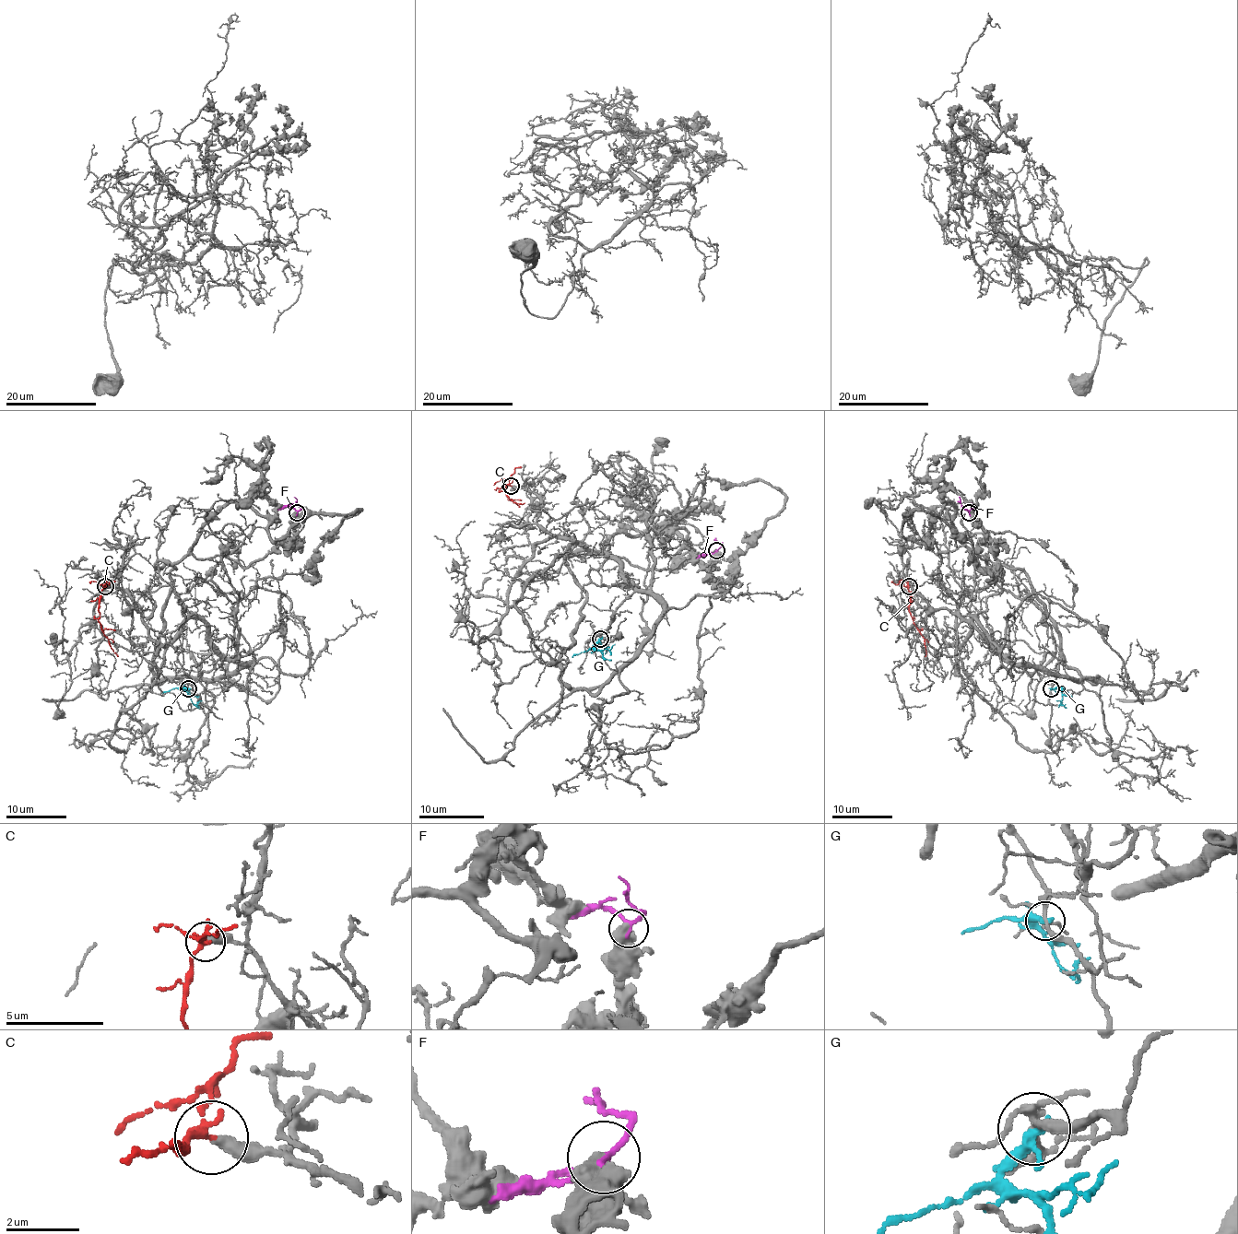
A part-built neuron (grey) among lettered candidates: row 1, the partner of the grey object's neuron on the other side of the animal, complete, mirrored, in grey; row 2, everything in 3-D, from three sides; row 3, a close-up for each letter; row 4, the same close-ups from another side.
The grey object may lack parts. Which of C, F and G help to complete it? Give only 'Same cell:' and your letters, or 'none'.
Same cell: C

